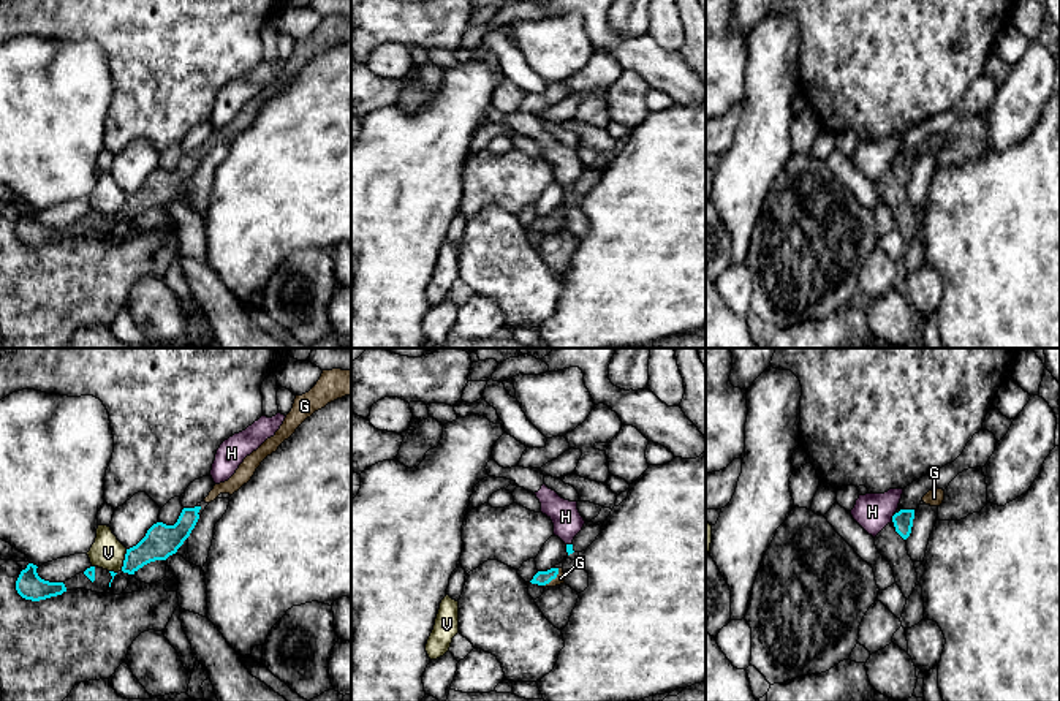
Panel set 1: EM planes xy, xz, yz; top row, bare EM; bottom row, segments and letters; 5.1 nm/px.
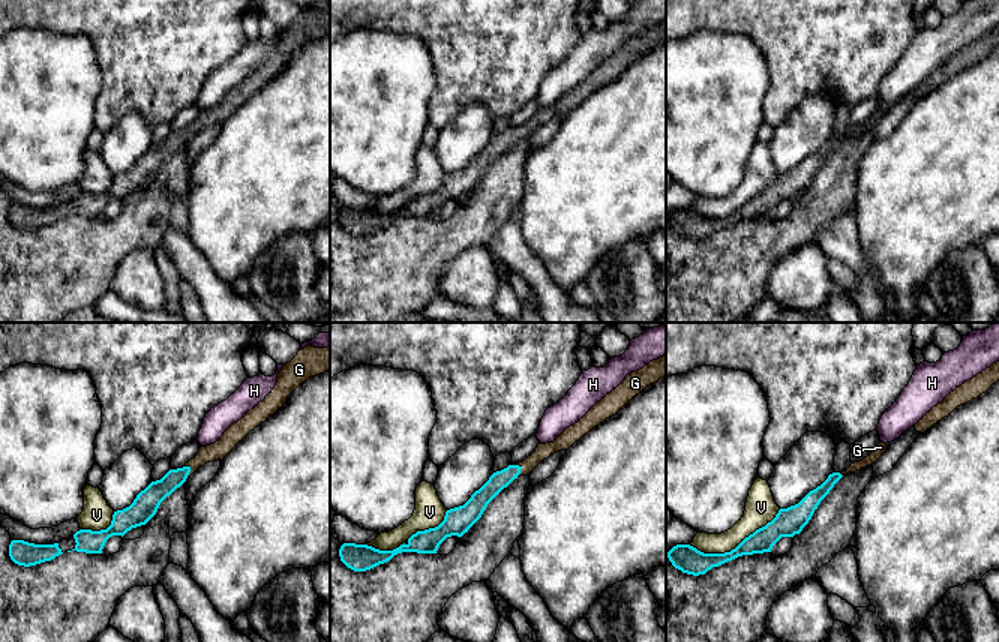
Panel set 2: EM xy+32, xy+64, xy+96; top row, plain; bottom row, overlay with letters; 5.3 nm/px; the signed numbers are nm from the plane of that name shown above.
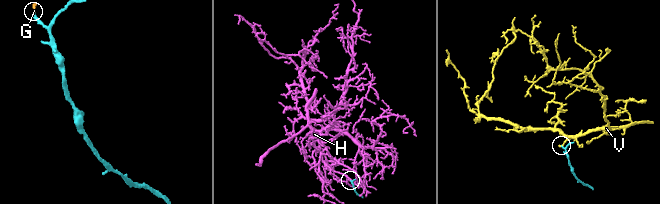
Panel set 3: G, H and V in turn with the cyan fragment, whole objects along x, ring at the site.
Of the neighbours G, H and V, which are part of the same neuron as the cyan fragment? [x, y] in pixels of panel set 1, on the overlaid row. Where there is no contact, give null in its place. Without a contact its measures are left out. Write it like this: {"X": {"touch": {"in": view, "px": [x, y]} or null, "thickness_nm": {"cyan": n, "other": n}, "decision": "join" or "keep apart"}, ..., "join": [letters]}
{"G": {"touch": {"in": "xz", "px": [552, 578]}, "thickness_nm": {"cyan": 80, "other": 50}, "decision": "join"}, "H": {"touch": {"in": "yz", "px": [893, 518]}, "thickness_nm": {"cyan": 100, "other": 190}, "decision": "keep apart"}, "V": {"touch": {"in": "xy", "px": [124, 560]}, "thickness_nm": {"cyan": 170, "other": 170}, "decision": "keep apart"}, "join": ["G"]}

